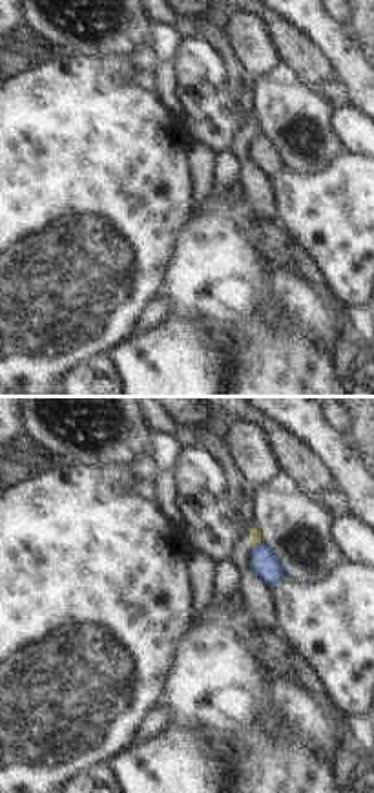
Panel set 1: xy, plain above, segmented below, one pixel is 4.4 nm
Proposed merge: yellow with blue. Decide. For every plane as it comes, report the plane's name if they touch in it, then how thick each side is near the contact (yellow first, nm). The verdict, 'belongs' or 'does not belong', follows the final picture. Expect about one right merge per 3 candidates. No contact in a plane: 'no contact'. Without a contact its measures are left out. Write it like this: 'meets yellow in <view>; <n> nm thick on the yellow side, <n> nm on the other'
meets yellow in xy; 50 nm thick on the yellow side, 120 nm on the other

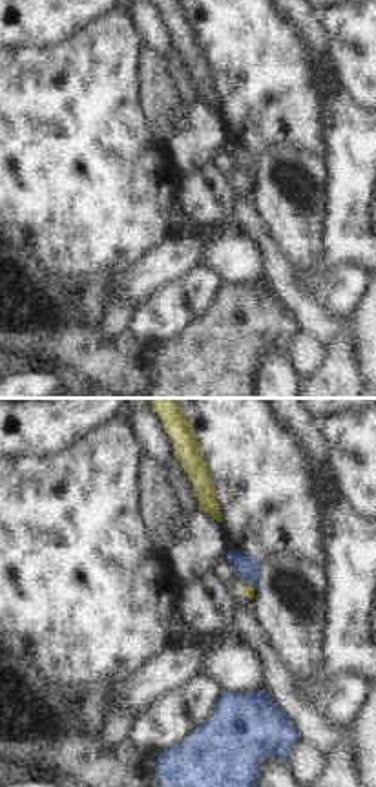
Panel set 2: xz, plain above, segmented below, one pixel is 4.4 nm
meets yellow in xz; 50 nm thick on the yellow side, 90 nm on the other

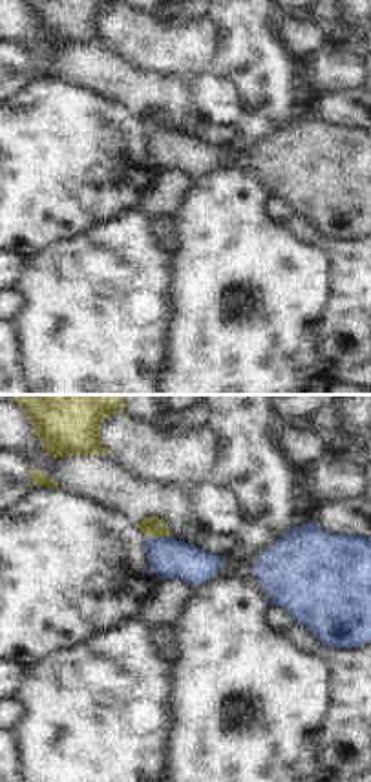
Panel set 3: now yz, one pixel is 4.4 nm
meets yellow in yz; 100 nm thick on the yellow side, 180 nm on the other

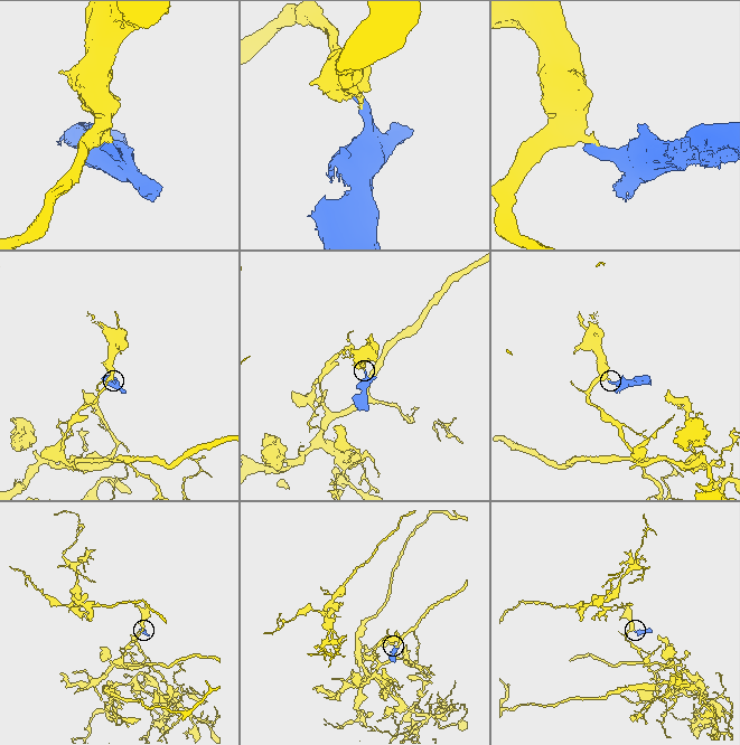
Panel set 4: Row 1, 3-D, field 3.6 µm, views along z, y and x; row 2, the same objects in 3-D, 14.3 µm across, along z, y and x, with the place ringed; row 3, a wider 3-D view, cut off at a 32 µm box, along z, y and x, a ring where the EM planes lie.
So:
does not belong

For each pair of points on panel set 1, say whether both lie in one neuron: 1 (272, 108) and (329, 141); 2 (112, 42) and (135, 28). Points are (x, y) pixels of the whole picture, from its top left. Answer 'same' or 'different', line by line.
1: same
2: same

